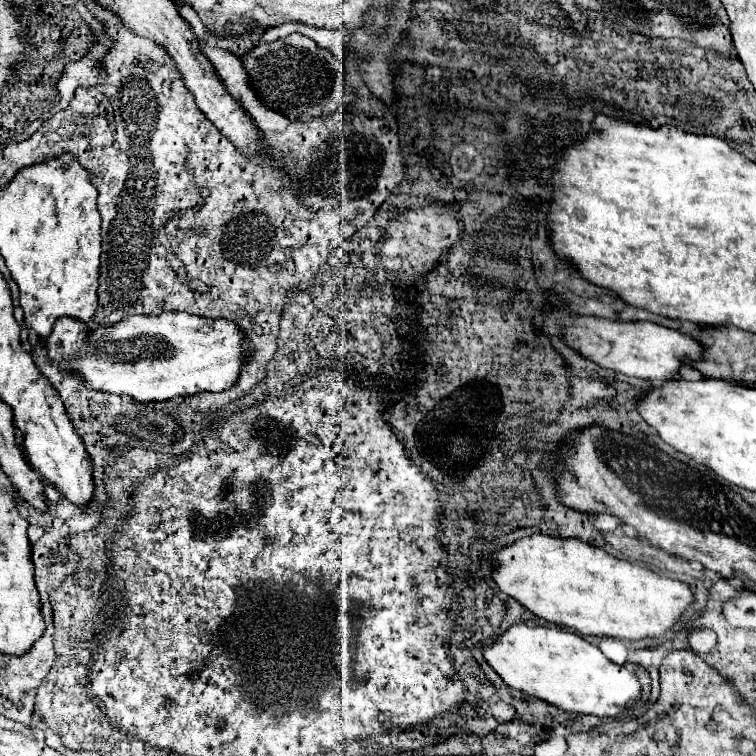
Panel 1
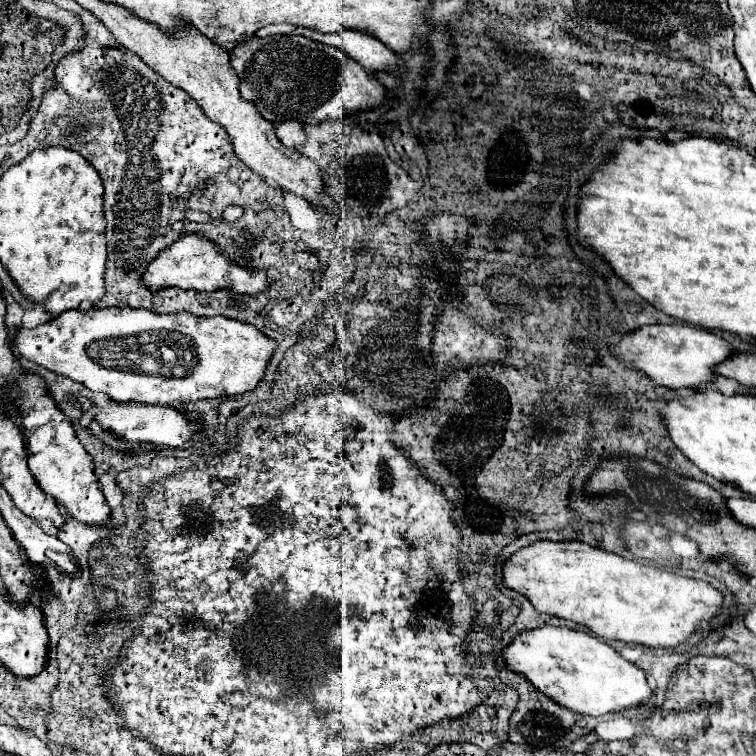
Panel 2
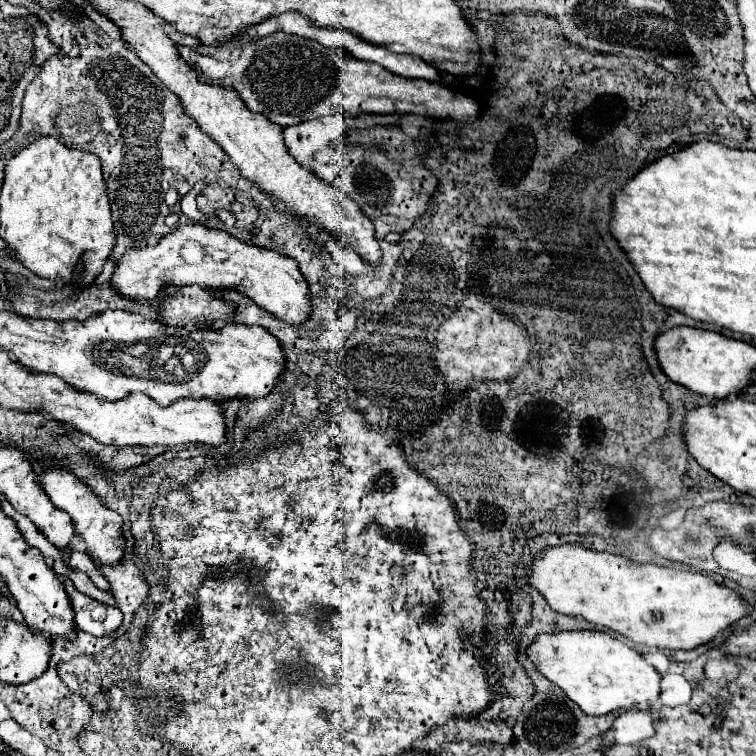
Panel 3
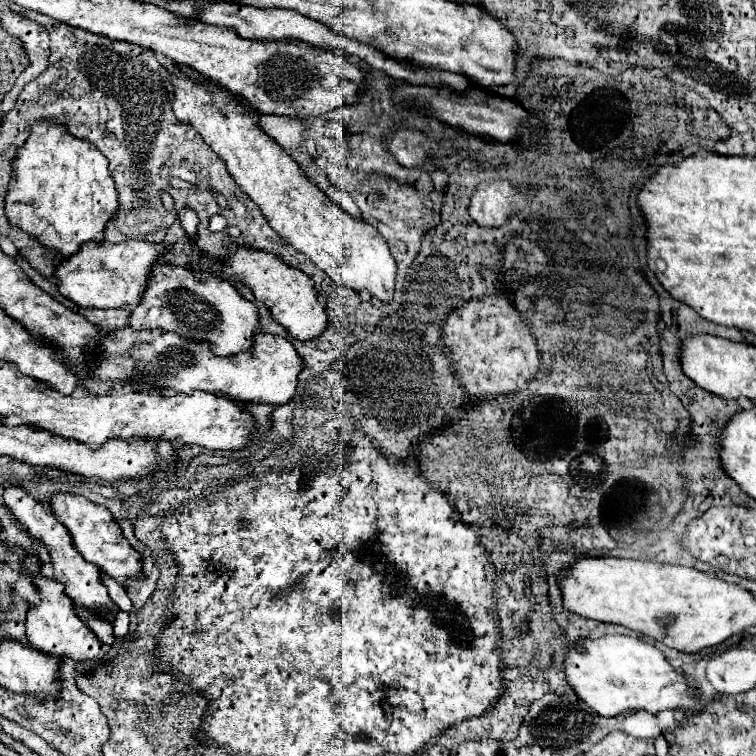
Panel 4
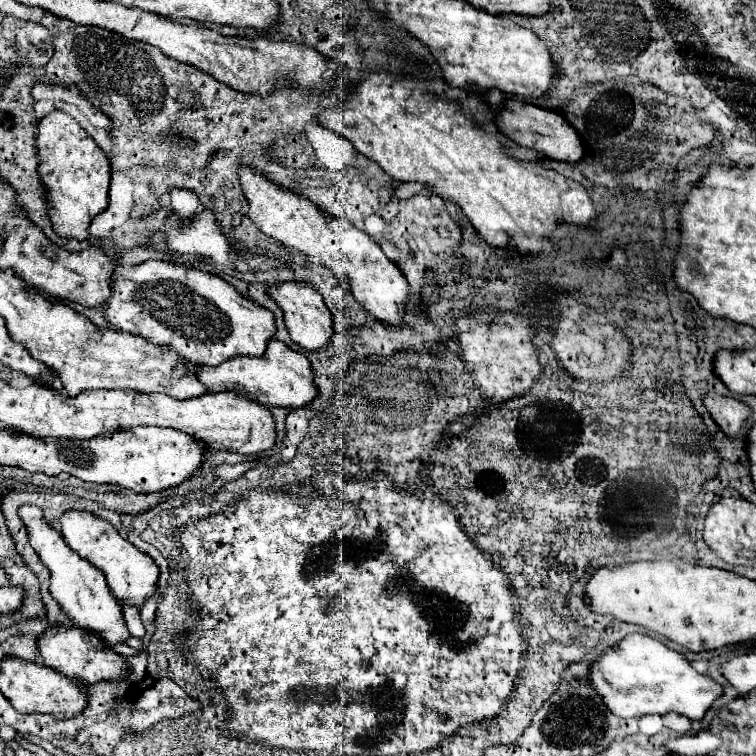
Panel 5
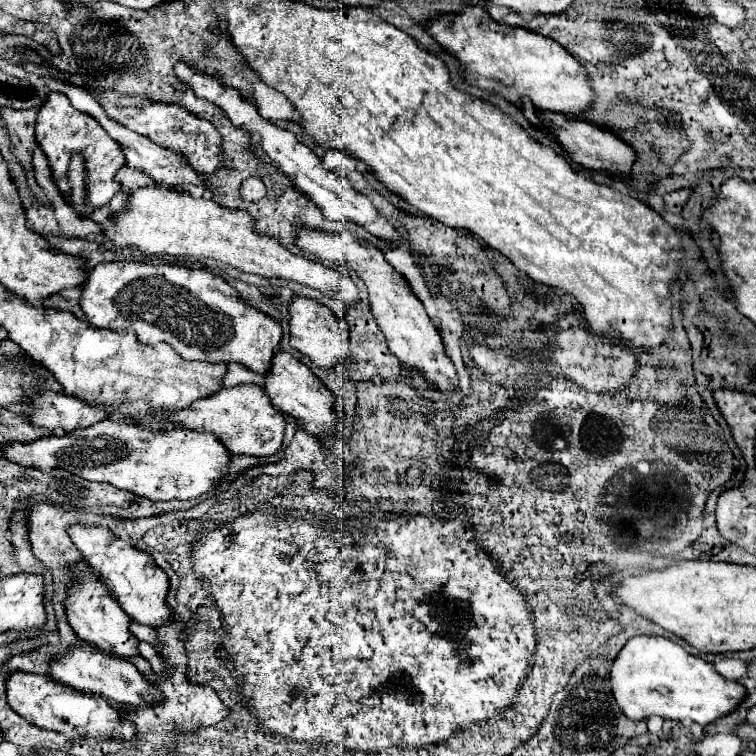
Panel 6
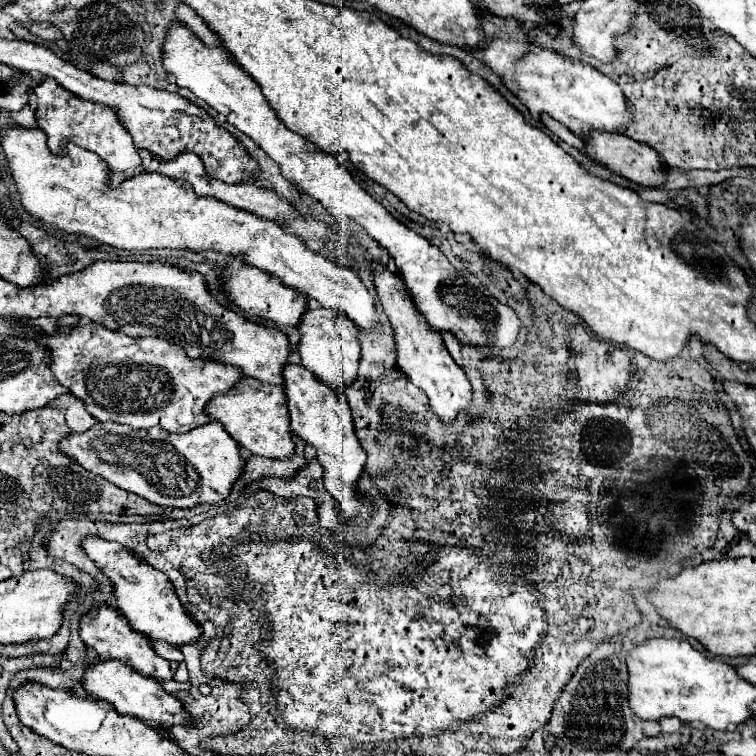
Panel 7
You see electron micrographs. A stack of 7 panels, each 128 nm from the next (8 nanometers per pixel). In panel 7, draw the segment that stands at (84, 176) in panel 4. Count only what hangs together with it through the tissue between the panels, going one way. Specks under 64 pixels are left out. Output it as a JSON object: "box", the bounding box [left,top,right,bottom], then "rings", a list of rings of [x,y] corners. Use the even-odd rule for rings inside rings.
{"box":[36,78,140,184],"rings":[[[44,78],[36,94],[36,122],[38,128],[48,136],[48,148],[52,154],[66,152],[66,144],[74,142],[80,148],[96,152],[112,172],[112,184],[120,184],[120,180],[126,180],[128,176],[136,176],[140,172],[140,156],[138,150],[132,144],[132,136],[126,132],[126,128],[116,120],[116,110],[106,108],[102,104],[94,104],[88,100],[78,100],[78,96],[72,96],[72,92],[60,88],[56,80]]]}

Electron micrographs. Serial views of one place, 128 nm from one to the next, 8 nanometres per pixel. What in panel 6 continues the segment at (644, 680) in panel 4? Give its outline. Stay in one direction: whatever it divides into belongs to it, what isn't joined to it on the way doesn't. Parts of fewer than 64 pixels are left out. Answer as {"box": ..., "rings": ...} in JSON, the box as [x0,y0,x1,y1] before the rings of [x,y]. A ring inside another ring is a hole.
{"box":[610,636,746,726],"rings":[[[634,636],[630,638],[624,648],[616,654],[616,660],[610,668],[610,684],[612,694],[618,704],[618,708],[630,718],[630,720],[646,720],[648,716],[656,714],[668,720],[692,720],[702,726],[712,724],[714,720],[730,714],[746,696],[746,690],[742,684],[722,678],[712,664],[704,662],[702,658],[688,654],[682,646],[670,642],[662,636]]]}

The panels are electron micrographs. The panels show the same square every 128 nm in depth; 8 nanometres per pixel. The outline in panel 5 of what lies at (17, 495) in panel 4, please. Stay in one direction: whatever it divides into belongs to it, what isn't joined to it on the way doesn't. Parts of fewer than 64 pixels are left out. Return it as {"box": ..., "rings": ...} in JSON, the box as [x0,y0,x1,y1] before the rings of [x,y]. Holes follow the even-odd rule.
{"box":[18,506,130,646],"rings":[[[20,506],[18,516],[26,524],[32,548],[38,552],[42,564],[48,566],[48,570],[50,570],[50,594],[60,604],[60,608],[68,614],[68,618],[76,626],[86,628],[86,630],[94,632],[96,636],[100,636],[110,646],[124,642],[130,636],[130,632],[122,618],[122,606],[112,596],[112,592],[104,580],[104,574],[94,564],[90,564],[88,560],[84,560],[76,552],[72,552],[72,548],[68,548],[62,534],[56,528],[48,526],[40,508]]]}

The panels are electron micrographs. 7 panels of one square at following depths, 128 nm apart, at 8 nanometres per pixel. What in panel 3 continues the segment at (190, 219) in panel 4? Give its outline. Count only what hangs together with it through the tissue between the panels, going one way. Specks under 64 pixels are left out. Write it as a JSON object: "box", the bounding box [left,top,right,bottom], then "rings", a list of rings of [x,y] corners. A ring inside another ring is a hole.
{"box":[112,224,310,324],"rings":[[[182,224],[168,236],[164,236],[156,246],[146,246],[146,248],[128,248],[126,254],[122,256],[120,264],[116,266],[112,274],[112,288],[122,294],[124,298],[130,300],[152,300],[160,294],[162,288],[166,286],[192,286],[198,284],[206,290],[222,290],[222,288],[232,288],[238,290],[240,294],[252,298],[260,308],[272,312],[280,320],[286,320],[288,324],[300,324],[310,316],[310,292],[308,284],[304,282],[304,276],[298,270],[298,264],[278,252],[258,248],[244,244],[230,236],[228,232],[198,226],[198,224]]]}

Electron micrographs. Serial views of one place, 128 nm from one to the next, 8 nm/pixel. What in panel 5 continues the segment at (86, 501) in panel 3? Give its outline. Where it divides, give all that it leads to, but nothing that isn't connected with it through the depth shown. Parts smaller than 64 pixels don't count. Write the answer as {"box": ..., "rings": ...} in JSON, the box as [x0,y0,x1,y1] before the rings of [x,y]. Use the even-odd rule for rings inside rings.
{"box":[60,510,160,608],"rings":[[[68,510],[60,516],[60,526],[68,546],[104,572],[106,582],[116,598],[124,598],[126,604],[140,608],[144,600],[156,590],[156,580],[160,572],[154,560],[148,554],[140,552],[136,546],[128,544],[128,540],[124,540],[110,522],[86,510]]]}

